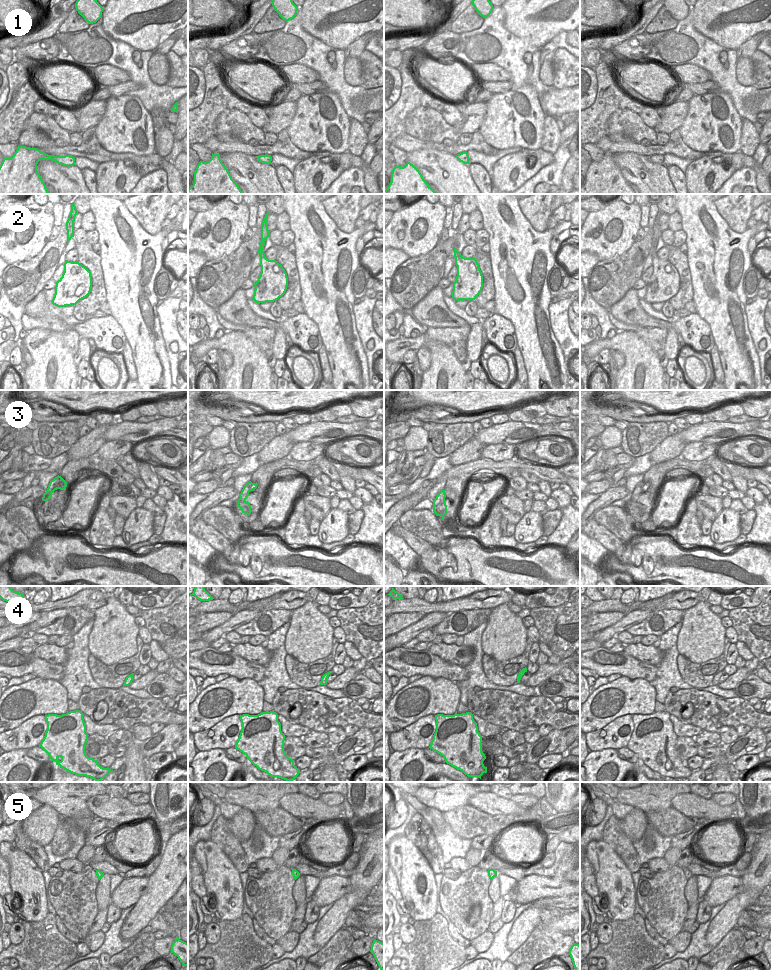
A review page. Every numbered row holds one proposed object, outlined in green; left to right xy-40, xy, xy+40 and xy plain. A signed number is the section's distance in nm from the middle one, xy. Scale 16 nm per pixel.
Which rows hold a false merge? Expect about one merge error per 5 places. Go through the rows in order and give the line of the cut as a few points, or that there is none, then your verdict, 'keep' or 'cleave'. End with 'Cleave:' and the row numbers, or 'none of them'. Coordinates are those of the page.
1: cut none; keep
2: cut none; keep
3: cut xy (248, 491), (240, 497); cleave
4: cut none; keep
5: cut none; keep
Cleave: 3

